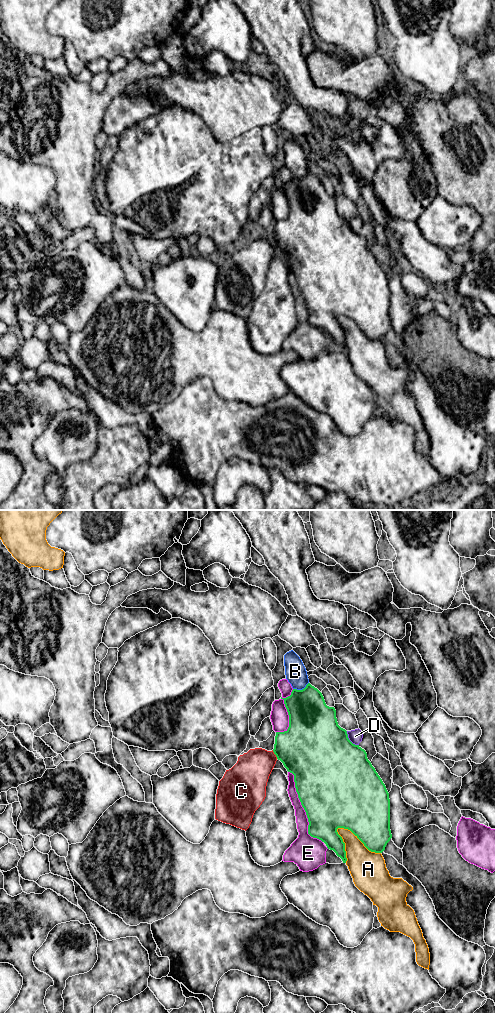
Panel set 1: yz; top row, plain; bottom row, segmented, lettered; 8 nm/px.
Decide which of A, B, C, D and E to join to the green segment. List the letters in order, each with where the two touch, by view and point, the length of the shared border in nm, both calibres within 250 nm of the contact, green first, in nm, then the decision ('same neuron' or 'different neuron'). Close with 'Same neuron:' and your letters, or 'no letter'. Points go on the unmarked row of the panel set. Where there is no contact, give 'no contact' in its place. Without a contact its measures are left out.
A: yz (358, 326) | 400 nm | 420/280 nm | different neuron
B: yz (302, 177) | 140 nm | 360/170 nm | different neuron
C: yz (274, 241) | 80 nm | 420/280 nm | different neuron
D: yz (349, 228) | 160 nm | 500/110 nm | different neuron
E: yz (304, 297) | 650 nm | 500/120 nm | different neuron
Same neuron: no letter

